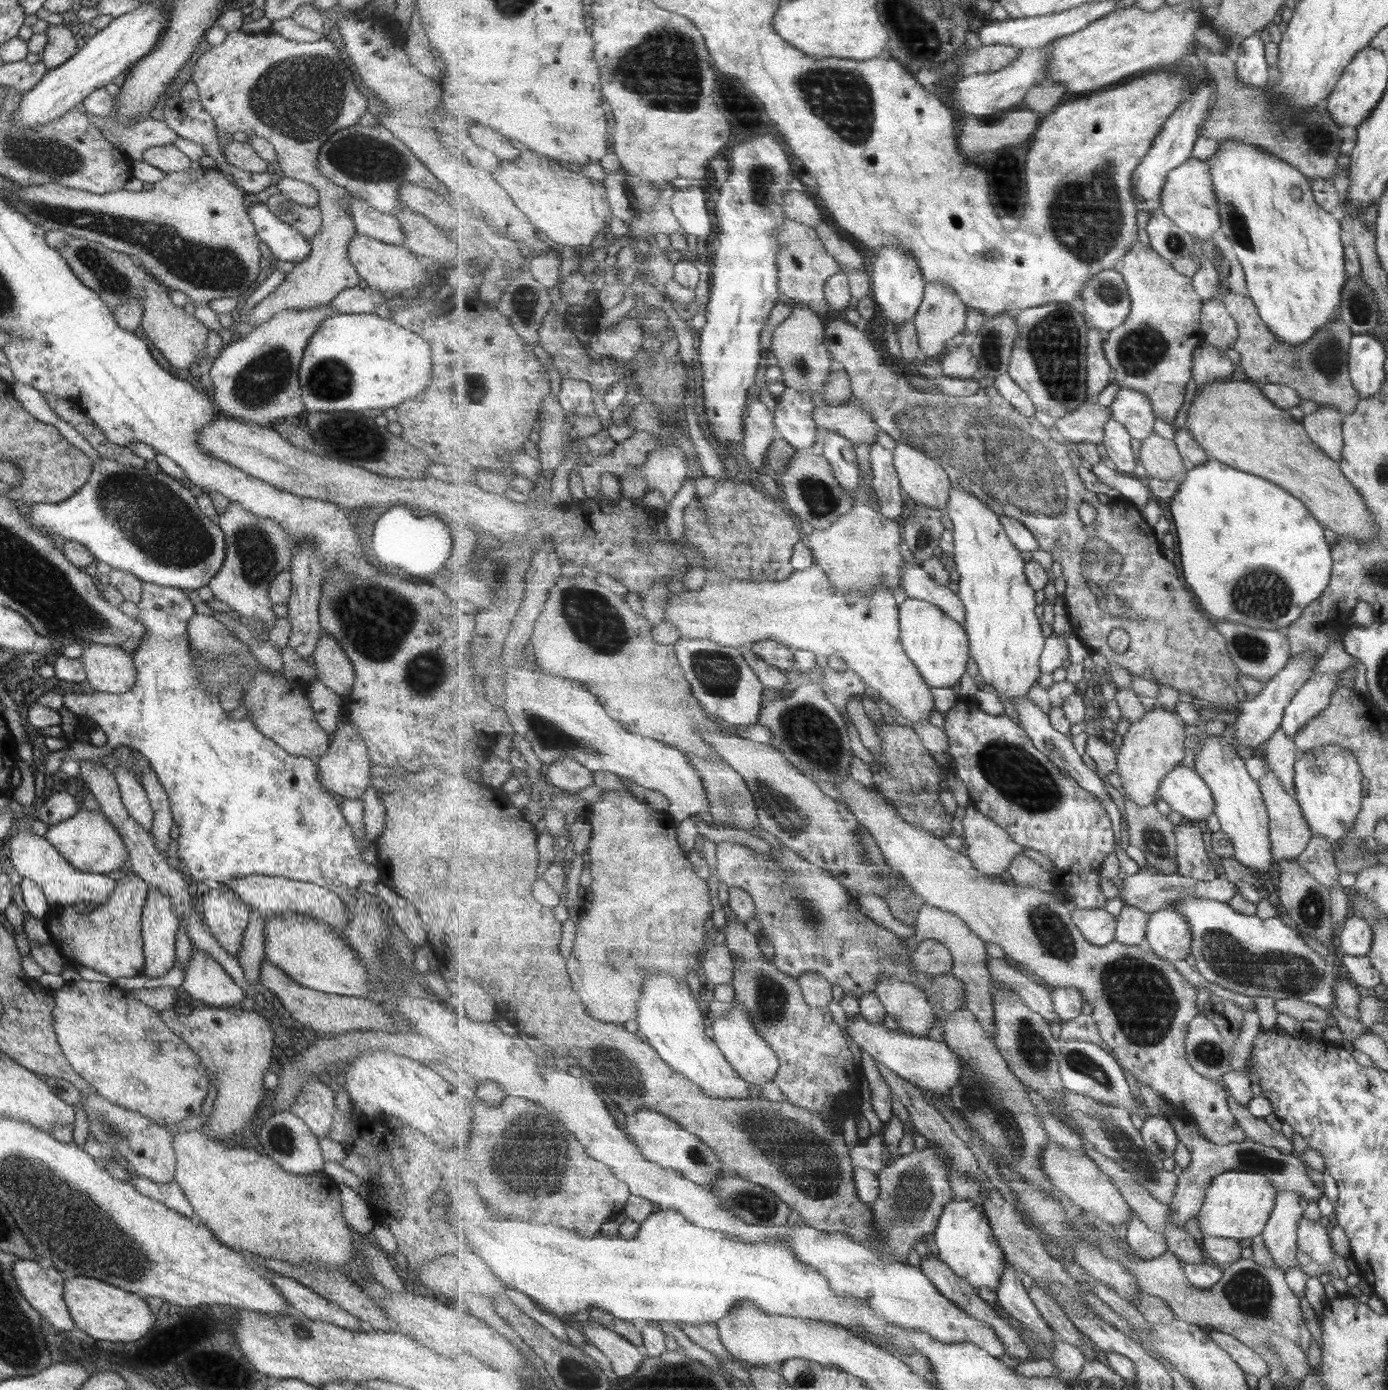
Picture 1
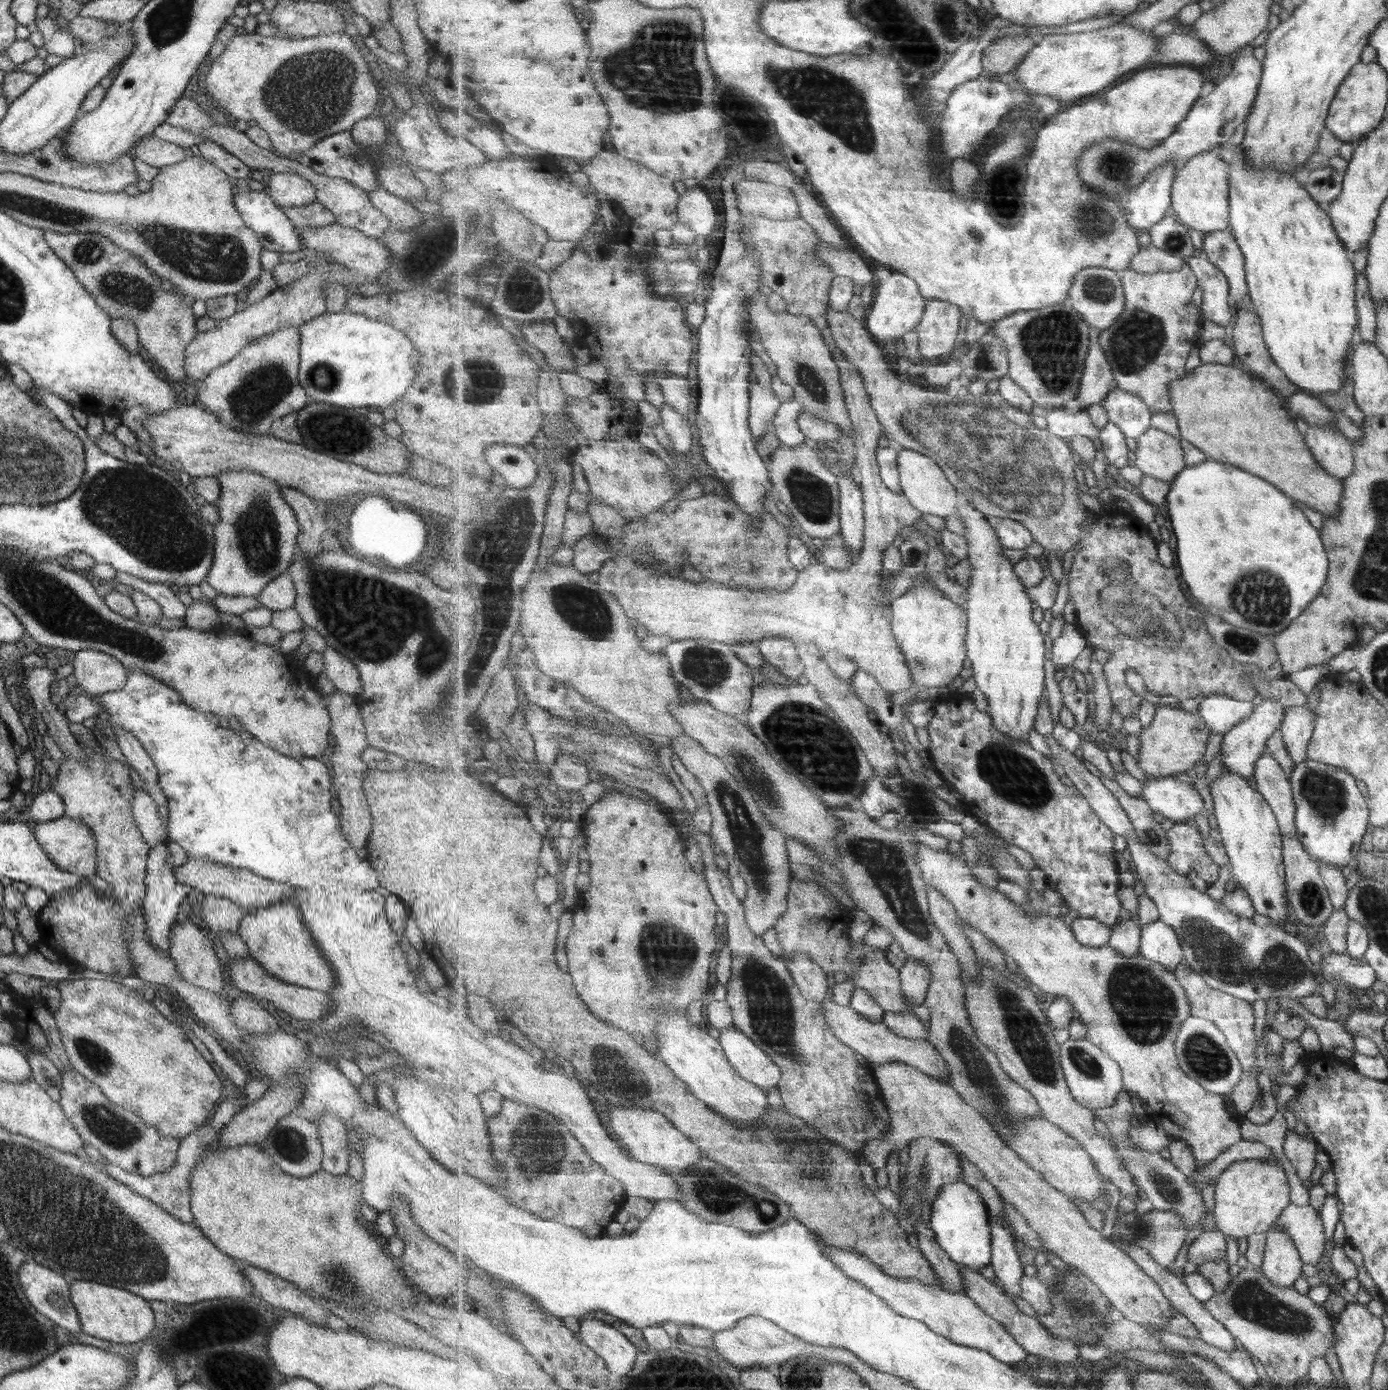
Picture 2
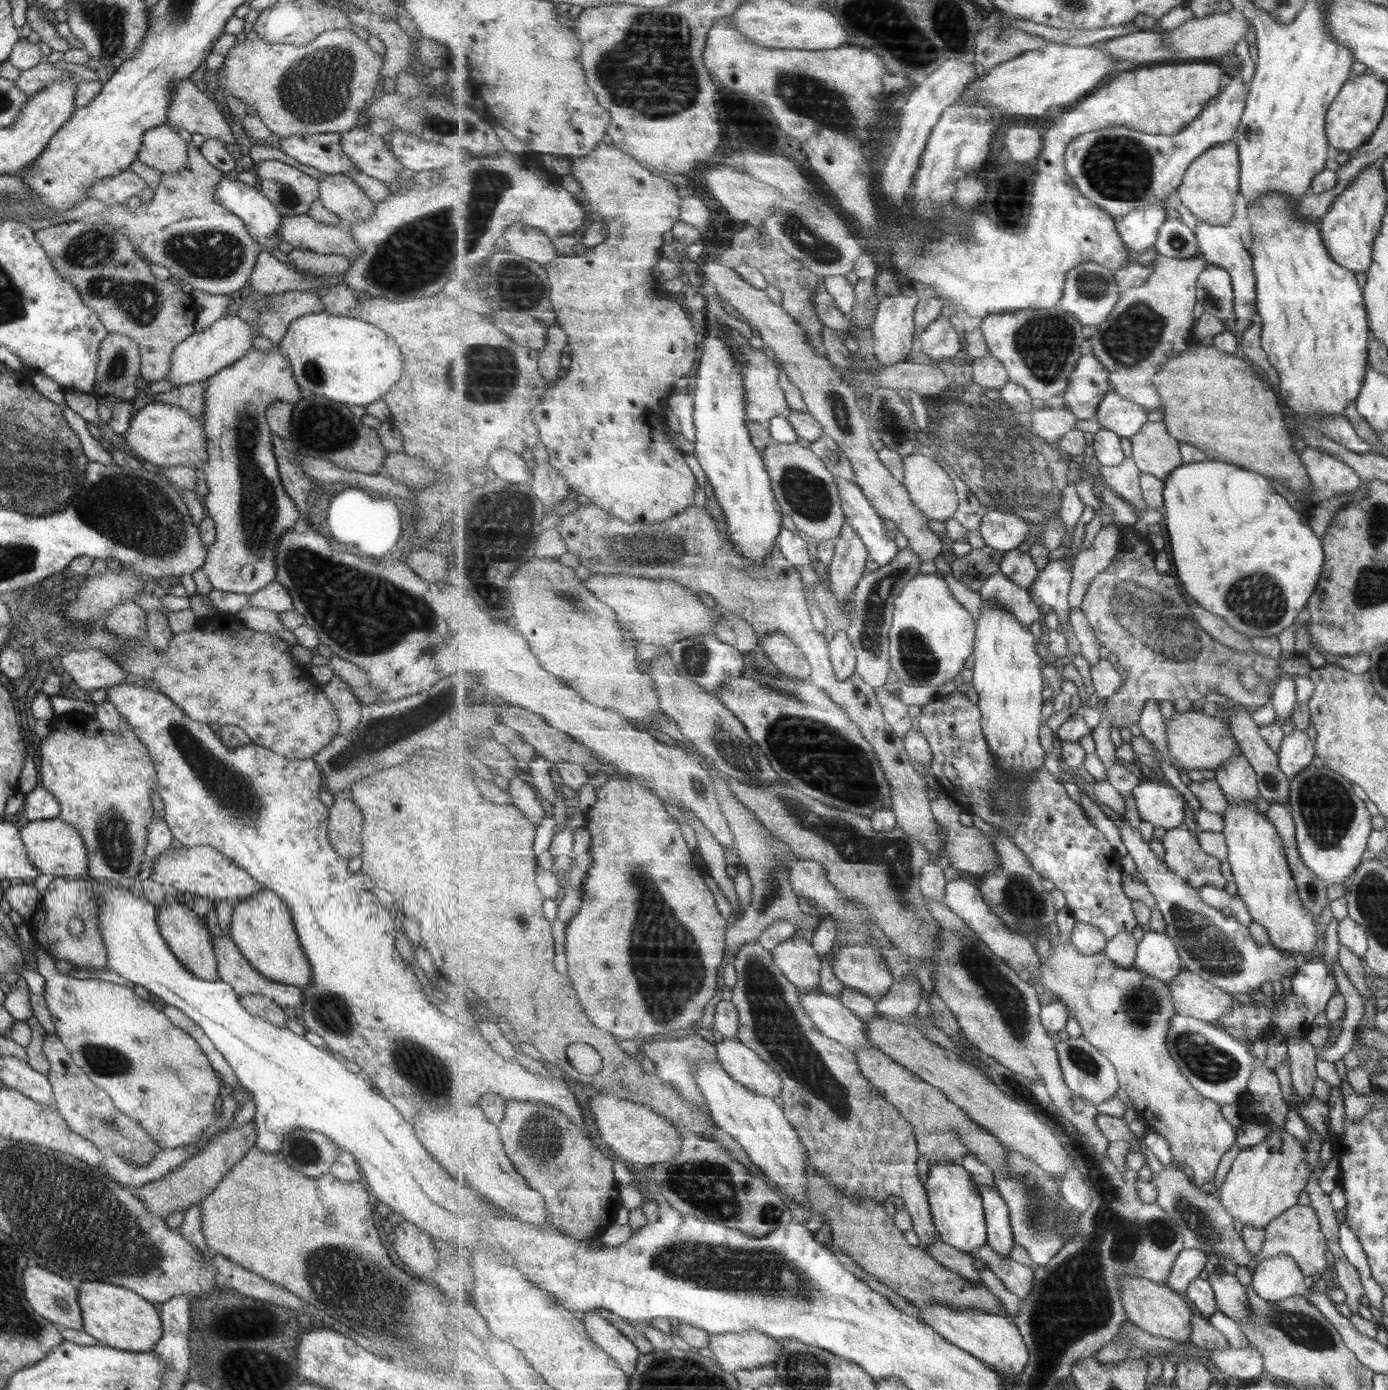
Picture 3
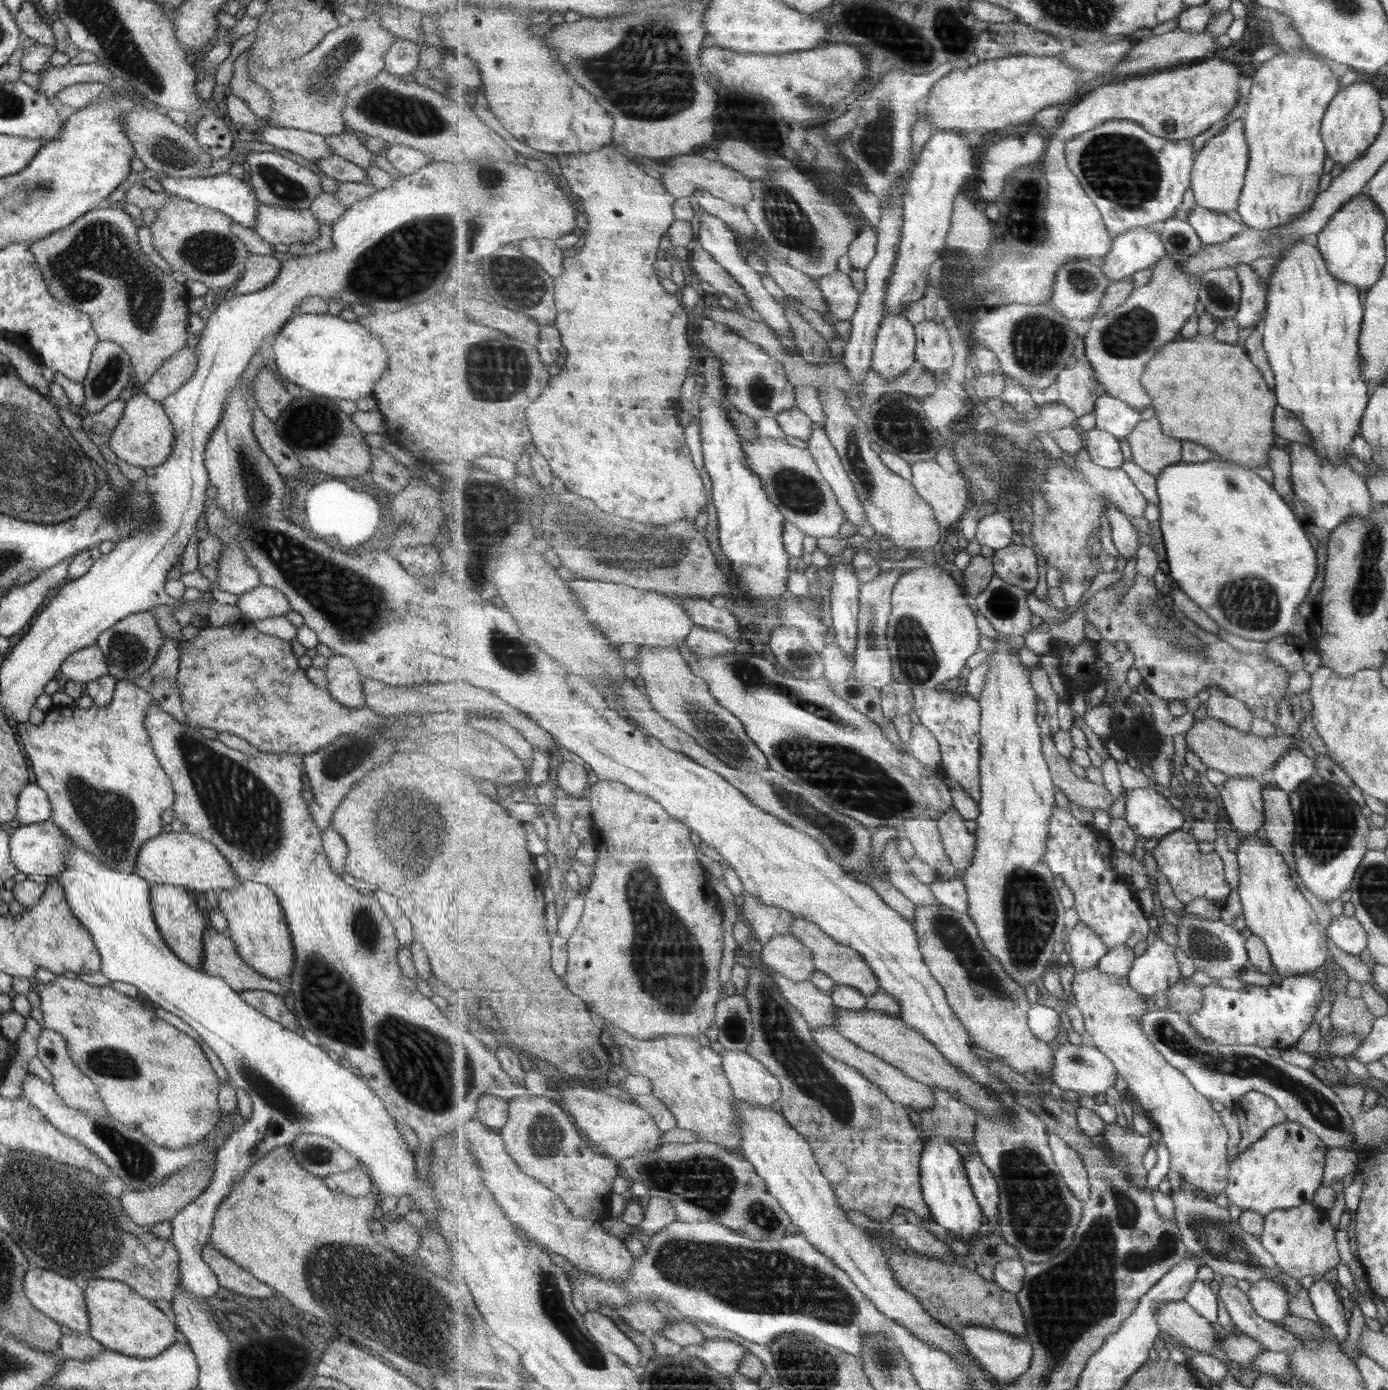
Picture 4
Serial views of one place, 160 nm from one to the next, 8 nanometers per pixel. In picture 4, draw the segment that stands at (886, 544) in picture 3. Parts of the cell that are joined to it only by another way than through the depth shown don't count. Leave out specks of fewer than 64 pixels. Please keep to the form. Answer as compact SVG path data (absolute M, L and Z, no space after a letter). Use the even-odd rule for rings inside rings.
M815 422L813 434L808 441L808 450L820 466L821 474L835 491L840 506L844 508L846 520L859 528L869 523L867 513L865 513L865 505L861 503L854 482L845 470L841 457L829 440L825 428L821 428Z

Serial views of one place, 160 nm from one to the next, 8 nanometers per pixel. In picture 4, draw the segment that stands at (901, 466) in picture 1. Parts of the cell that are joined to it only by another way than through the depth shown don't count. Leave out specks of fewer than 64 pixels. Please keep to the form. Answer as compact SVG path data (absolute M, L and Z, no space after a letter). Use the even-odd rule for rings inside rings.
M935 460L914 462L911 466L913 471L912 484L916 486L921 498L924 498L925 502L936 512L940 526L946 530L959 524L970 499L971 490L968 479L960 472L951 474L947 470L943 470Z

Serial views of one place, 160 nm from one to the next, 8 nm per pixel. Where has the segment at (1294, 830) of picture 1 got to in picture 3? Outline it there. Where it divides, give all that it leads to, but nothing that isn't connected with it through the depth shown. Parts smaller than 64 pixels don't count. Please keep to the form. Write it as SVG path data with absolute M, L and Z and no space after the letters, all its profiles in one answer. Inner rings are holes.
M1241 703L1230 718L1230 729L1240 750L1256 773L1256 785L1260 795L1269 802L1288 807L1288 781L1279 770L1276 754L1259 736L1258 726Z

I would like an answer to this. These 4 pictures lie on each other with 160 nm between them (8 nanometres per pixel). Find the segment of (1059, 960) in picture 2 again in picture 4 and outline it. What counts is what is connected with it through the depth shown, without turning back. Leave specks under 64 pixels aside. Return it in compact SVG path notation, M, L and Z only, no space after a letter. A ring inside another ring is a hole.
M1098 966L1076 971L1071 987L1075 1005L1084 1014L1085 1038L1112 1059L1121 1081L1128 1085L1127 1090L1139 1100L1148 1117L1164 1134L1171 1153L1170 1170L1183 1176L1192 1188L1201 1188L1211 1195L1221 1194L1227 1188L1230 1173L1229 1133L1211 1101L1153 1046L1145 1034L1142 1022L1145 1014L1154 1009L1153 999L1133 989L1128 976L1107 974Z

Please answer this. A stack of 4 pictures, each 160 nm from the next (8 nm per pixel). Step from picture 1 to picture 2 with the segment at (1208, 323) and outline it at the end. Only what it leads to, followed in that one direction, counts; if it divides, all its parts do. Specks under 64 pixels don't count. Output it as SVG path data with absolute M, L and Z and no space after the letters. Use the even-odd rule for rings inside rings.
M1196 254L1187 260L1191 270L1198 278L1198 286L1203 291L1201 311L1204 318L1219 326L1229 326L1233 312L1229 306L1230 286L1228 278L1208 257Z

